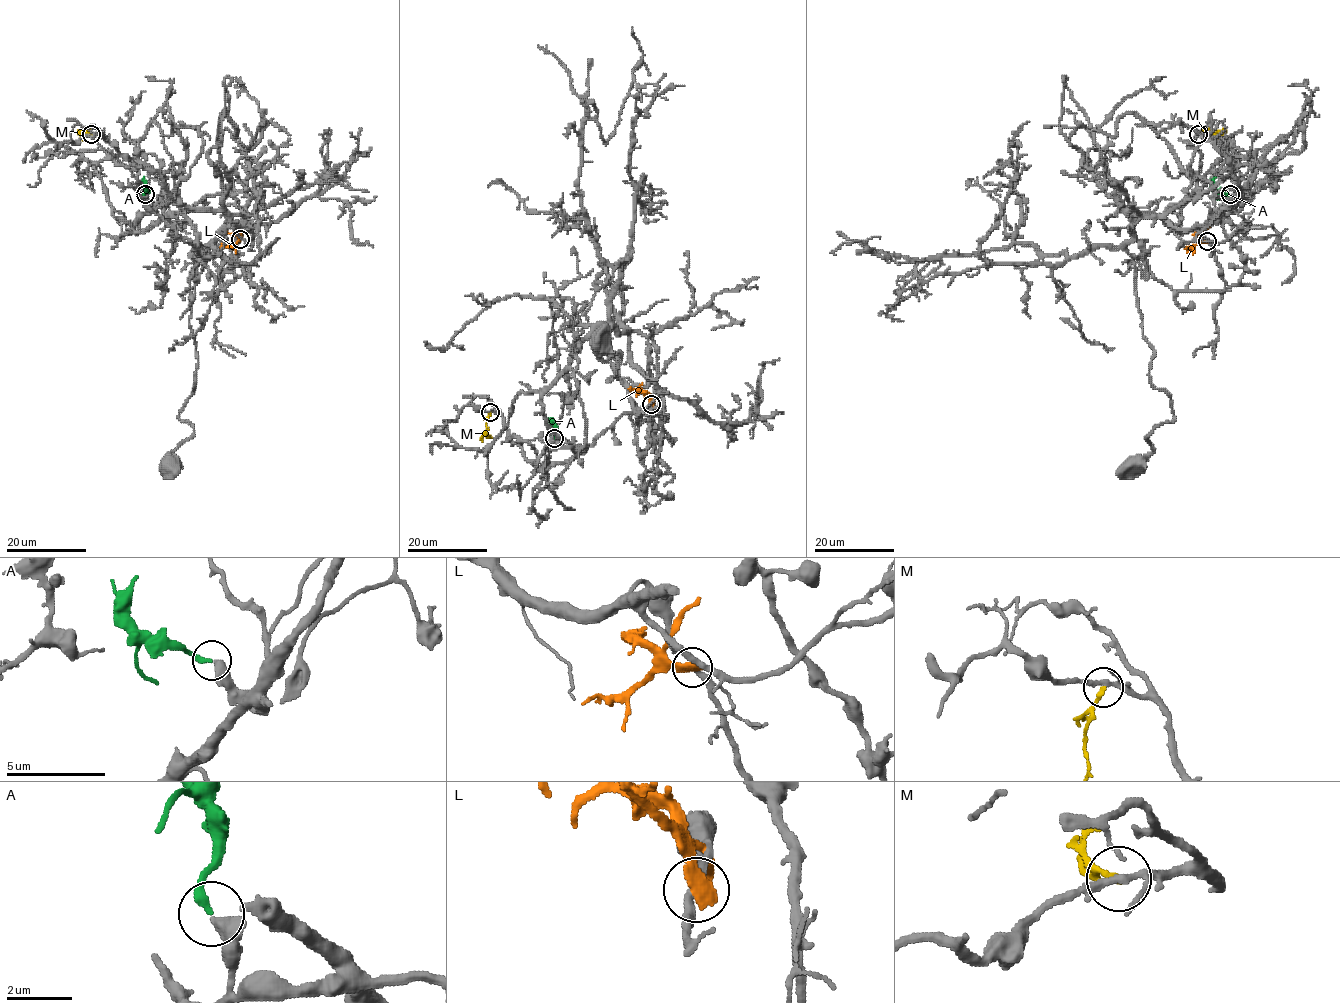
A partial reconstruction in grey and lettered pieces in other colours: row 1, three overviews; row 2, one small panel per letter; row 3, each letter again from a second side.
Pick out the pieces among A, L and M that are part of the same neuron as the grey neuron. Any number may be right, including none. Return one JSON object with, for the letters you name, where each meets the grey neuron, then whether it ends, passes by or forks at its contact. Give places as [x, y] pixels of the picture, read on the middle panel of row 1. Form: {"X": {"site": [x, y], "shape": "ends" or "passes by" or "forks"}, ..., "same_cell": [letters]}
{"A": {"site": [554, 438], "shape": "ends"}, "same_cell": ["A"]}

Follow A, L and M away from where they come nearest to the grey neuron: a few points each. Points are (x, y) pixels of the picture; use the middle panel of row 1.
A: (554, 438), (554, 424), (547, 417)
L: (651, 404), (640, 390), (630, 387)
M: (490, 412), (483, 436), (492, 438)

